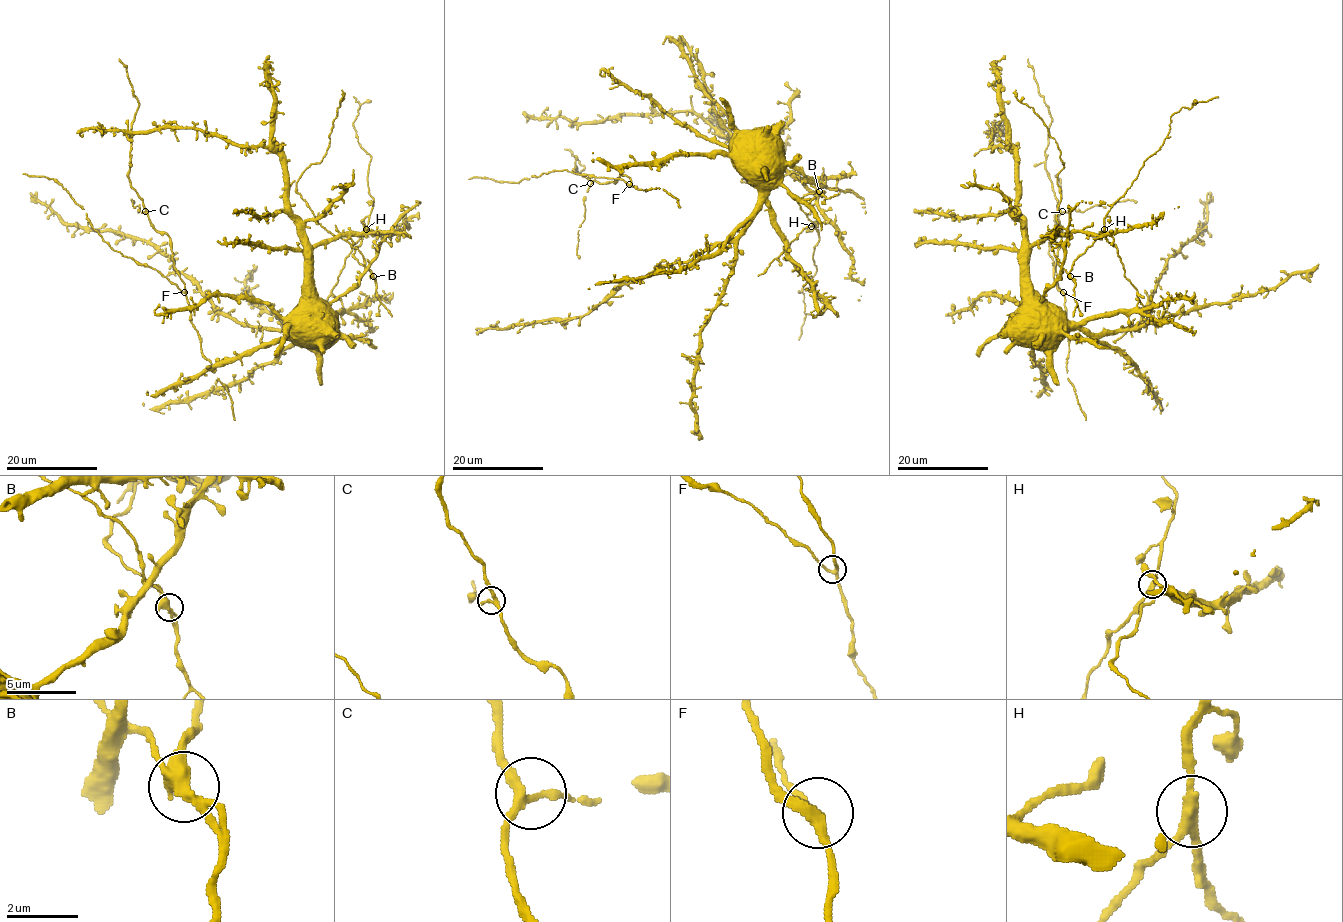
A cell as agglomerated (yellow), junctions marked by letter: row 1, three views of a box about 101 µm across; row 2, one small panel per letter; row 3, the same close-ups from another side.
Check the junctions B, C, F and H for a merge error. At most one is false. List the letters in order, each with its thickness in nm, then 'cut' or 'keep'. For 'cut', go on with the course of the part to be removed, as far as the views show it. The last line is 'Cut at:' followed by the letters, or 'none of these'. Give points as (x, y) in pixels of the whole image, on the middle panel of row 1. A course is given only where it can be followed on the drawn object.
B: calibre 360 nm; keep
C: calibre 240 nm; keep
F: calibre 240 nm; keep
H: calibre 220 nm; cut; course (811, 225), (785, 246), (757, 276)
Cut at: H

